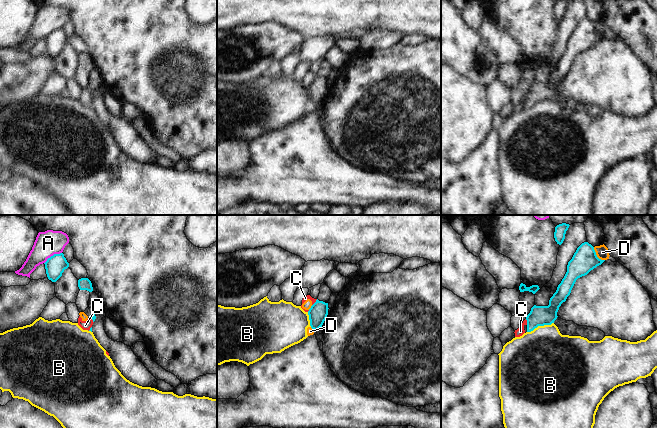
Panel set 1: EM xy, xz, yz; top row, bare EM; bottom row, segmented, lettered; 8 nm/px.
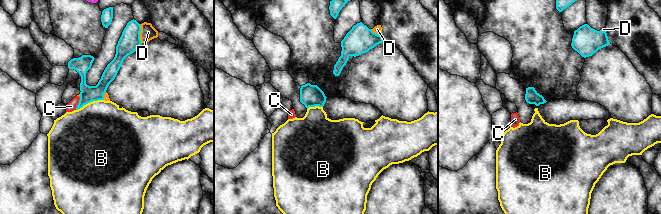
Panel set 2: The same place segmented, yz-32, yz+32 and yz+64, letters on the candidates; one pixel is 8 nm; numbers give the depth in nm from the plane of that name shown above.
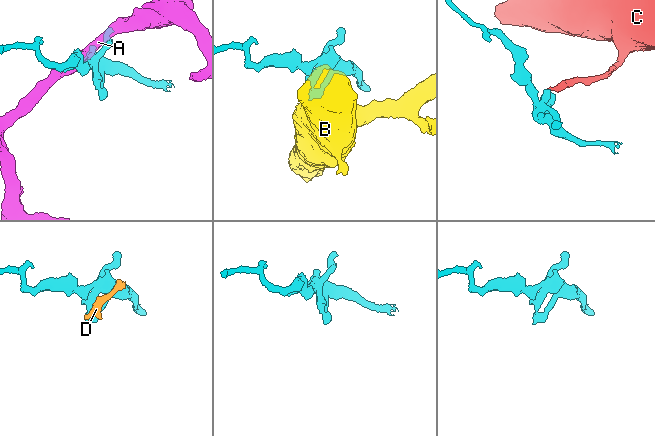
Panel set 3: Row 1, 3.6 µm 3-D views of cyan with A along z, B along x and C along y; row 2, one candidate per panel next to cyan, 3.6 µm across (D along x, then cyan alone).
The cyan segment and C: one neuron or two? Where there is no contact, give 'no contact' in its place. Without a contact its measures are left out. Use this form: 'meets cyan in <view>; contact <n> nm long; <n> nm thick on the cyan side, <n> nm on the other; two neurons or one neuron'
meets cyan in xz; contact 70 nm long; 150 nm thick on the cyan side, 40 nm on the other; two neurons

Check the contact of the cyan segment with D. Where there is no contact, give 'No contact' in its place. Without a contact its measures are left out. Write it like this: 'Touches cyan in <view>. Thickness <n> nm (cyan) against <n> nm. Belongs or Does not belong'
Touches cyan in yz. Thickness 200 nm (cyan) against 110 nm. Does not belong.

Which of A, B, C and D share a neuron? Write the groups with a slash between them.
A / B / C D

